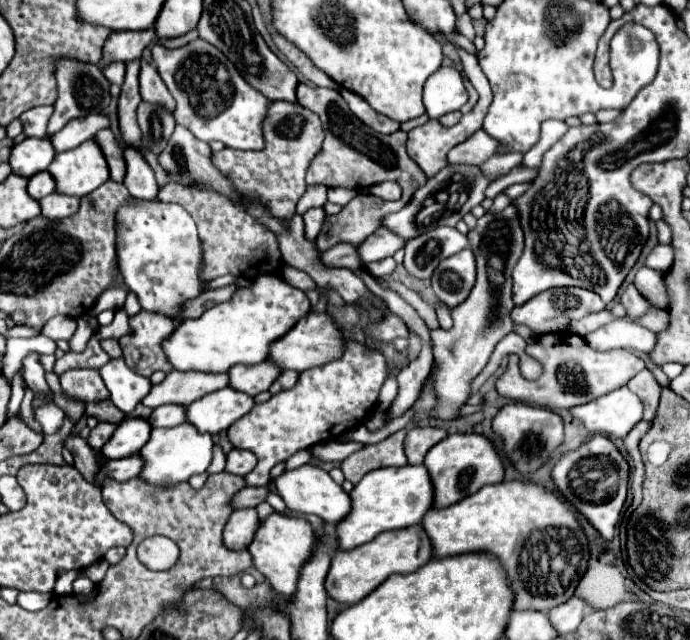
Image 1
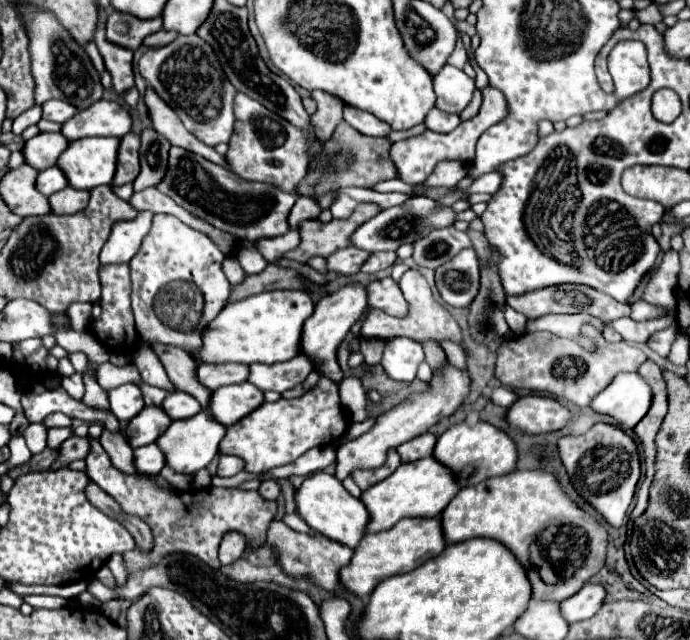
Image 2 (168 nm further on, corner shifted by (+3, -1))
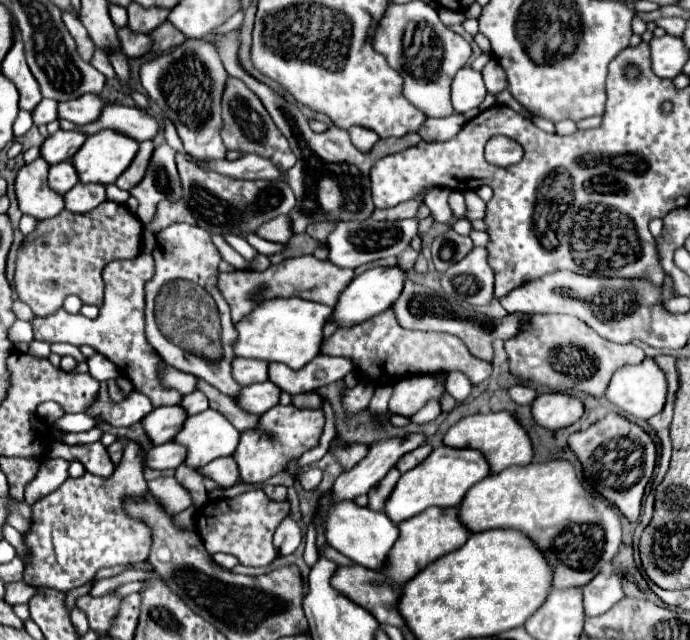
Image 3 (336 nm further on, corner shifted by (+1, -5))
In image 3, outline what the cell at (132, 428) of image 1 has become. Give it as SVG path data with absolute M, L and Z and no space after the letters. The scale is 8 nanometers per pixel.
M162 406L154 408L144 420L142 426L152 440L152 444L164 444L174 440L174 436L182 430L184 420L188 418L186 410L180 406Z

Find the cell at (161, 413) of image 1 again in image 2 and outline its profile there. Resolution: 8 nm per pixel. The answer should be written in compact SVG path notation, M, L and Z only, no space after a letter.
M172 392L172 394L168 394L166 400L162 402L162 408L164 408L164 412L172 420L184 420L184 418L196 416L202 410L198 400L188 396L186 392Z

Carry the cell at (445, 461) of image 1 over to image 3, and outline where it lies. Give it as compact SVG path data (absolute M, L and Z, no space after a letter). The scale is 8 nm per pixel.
M490 412L490 414L472 414L462 418L460 422L456 422L444 436L444 444L446 446L454 446L454 448L478 448L486 454L488 464L490 464L490 472L496 474L508 466L524 466L532 462L534 456L534 448L532 448L532 440L526 434L526 430L522 428L522 424L516 420L516 416L512 412Z

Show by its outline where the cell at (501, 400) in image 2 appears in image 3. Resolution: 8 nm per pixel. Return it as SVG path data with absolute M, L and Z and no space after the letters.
M518 384L518 386L512 386L510 388L510 398L516 404L522 404L522 406L532 404L536 396L538 396L538 390L536 388L530 388L530 386L524 386L524 384Z

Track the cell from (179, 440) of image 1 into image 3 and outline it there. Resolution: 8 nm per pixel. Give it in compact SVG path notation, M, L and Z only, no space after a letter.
M208 408L202 414L190 416L176 440L188 448L184 464L200 468L210 460L232 456L240 442L240 432L218 410Z

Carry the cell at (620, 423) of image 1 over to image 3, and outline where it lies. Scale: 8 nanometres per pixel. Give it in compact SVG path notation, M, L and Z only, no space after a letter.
M646 358L646 360L640 362L640 364L620 368L620 370L612 376L612 380L610 380L610 384L608 384L606 398L608 398L614 406L618 406L620 410L628 412L630 416L636 416L636 418L640 418L640 420L648 420L650 416L658 414L658 412L664 408L666 392L668 392L666 374L660 370L660 366L658 366L652 358Z

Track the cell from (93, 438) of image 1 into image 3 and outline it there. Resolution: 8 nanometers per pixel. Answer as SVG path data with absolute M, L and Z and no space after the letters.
M46 458L40 464L38 474L26 484L26 502L32 506L42 496L54 492L68 478L68 462L62 458Z

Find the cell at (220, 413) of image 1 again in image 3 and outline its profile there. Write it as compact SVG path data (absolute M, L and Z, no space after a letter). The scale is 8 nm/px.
M266 380L266 382L242 388L242 396L238 398L238 404L242 404L242 408L246 408L246 412L264 414L272 406L276 406L278 400L280 400L278 386L272 384L270 380Z

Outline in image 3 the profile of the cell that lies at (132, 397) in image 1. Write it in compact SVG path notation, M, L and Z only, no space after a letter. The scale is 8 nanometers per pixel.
M132 392L122 402L110 404L110 400L100 400L94 416L102 418L110 426L132 426L132 424L140 422L152 410L154 410L154 406L144 394Z

